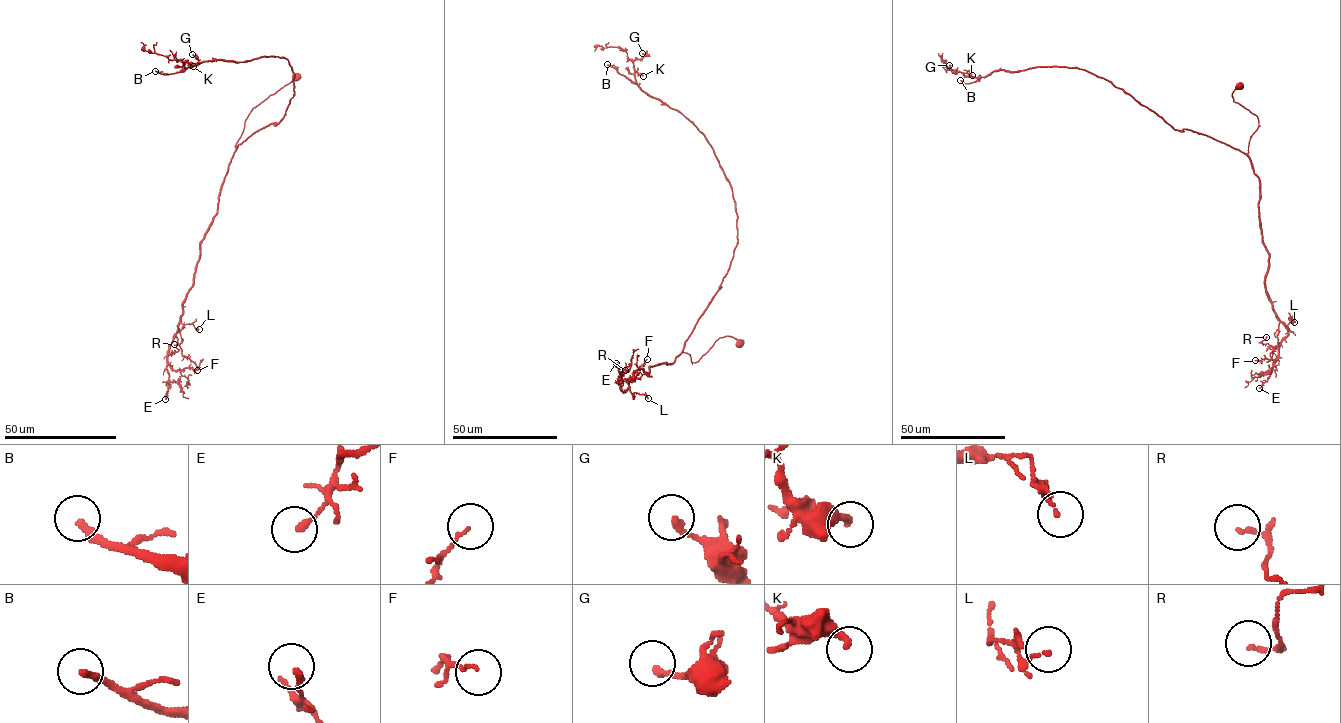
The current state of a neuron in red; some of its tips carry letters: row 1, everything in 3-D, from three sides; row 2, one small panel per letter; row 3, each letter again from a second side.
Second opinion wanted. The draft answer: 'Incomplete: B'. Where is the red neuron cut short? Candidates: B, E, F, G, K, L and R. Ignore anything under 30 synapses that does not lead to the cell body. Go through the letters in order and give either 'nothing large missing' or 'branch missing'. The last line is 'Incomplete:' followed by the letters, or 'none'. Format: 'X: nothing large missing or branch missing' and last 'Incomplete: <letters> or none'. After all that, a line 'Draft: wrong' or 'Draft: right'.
B: branch missing
E: nothing large missing
F: nothing large missing
G: nothing large missing
K: nothing large missing
L: nothing large missing
R: nothing large missing
Incomplete: B
Draft: right

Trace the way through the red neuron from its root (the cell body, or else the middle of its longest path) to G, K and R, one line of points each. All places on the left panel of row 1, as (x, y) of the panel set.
G: (297, 77), (252, 109), (236, 149), (281, 120), (292, 69), (274, 56), (186, 68), (192, 54)
K: (297, 77), (252, 109), (236, 149), (283, 118), (294, 94), (288, 61), (184, 63), (193, 66)
R: (297, 77), (254, 107), (245, 122), (221, 188), (217, 214), (200, 245), (170, 354), (178, 351), (174, 344)

